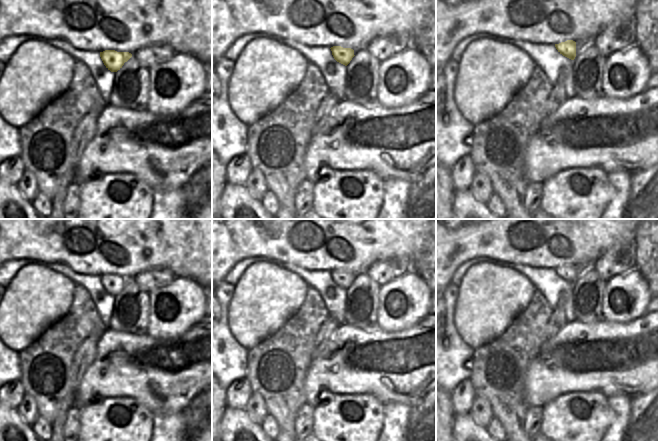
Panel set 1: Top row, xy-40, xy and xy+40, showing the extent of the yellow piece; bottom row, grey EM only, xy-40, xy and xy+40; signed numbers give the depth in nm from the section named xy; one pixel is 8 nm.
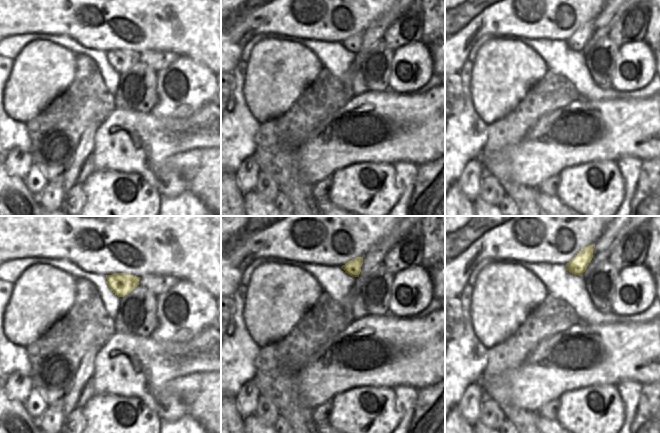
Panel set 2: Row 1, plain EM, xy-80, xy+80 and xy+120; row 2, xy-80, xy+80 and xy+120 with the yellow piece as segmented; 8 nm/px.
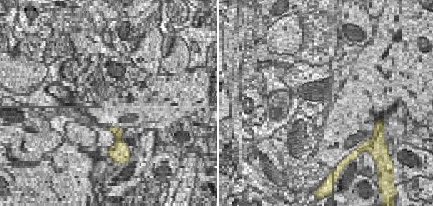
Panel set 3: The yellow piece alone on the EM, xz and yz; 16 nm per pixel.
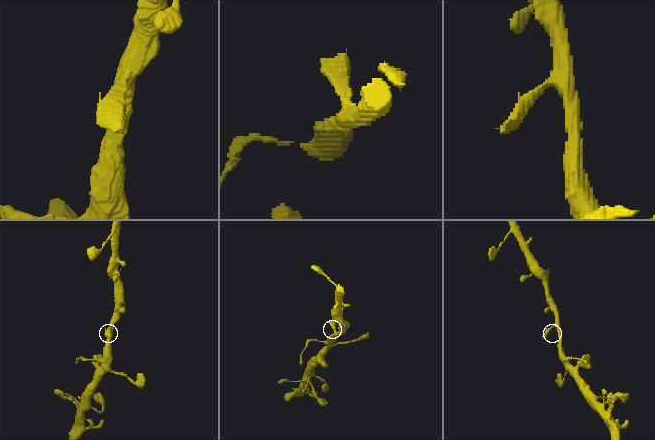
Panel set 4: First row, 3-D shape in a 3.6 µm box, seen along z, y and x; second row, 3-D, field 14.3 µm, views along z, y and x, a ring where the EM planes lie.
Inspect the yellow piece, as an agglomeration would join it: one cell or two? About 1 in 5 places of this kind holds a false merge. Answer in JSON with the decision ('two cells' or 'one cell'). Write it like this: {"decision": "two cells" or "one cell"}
{"decision": "one cell"}

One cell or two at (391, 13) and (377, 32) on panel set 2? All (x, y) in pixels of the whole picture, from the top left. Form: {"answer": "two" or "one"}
{"answer": "one"}

